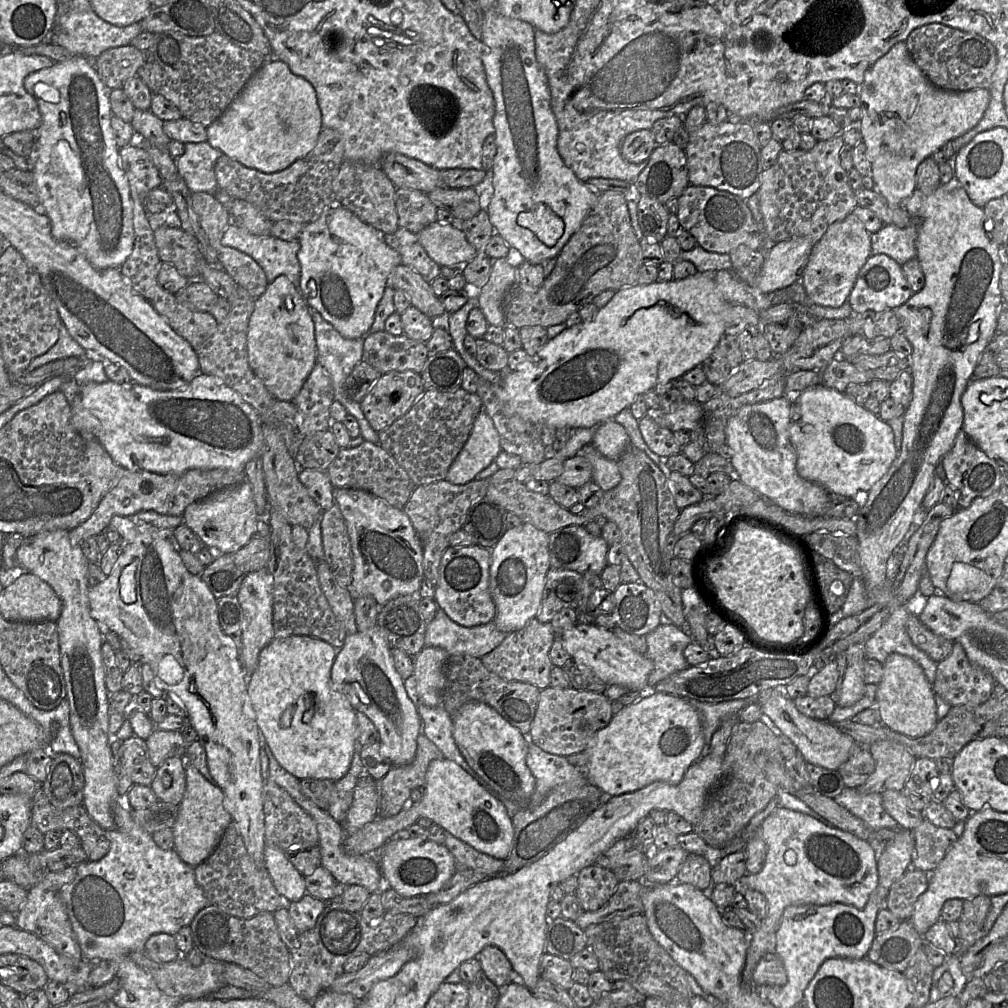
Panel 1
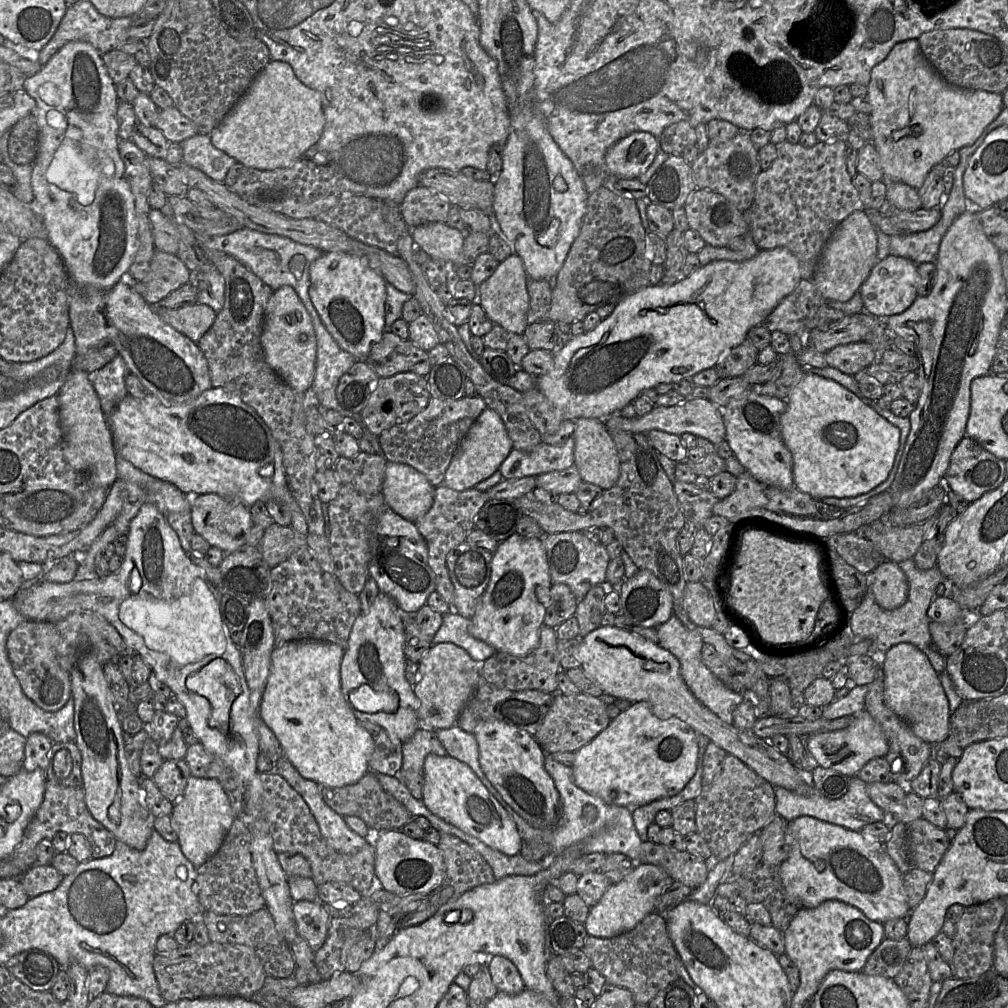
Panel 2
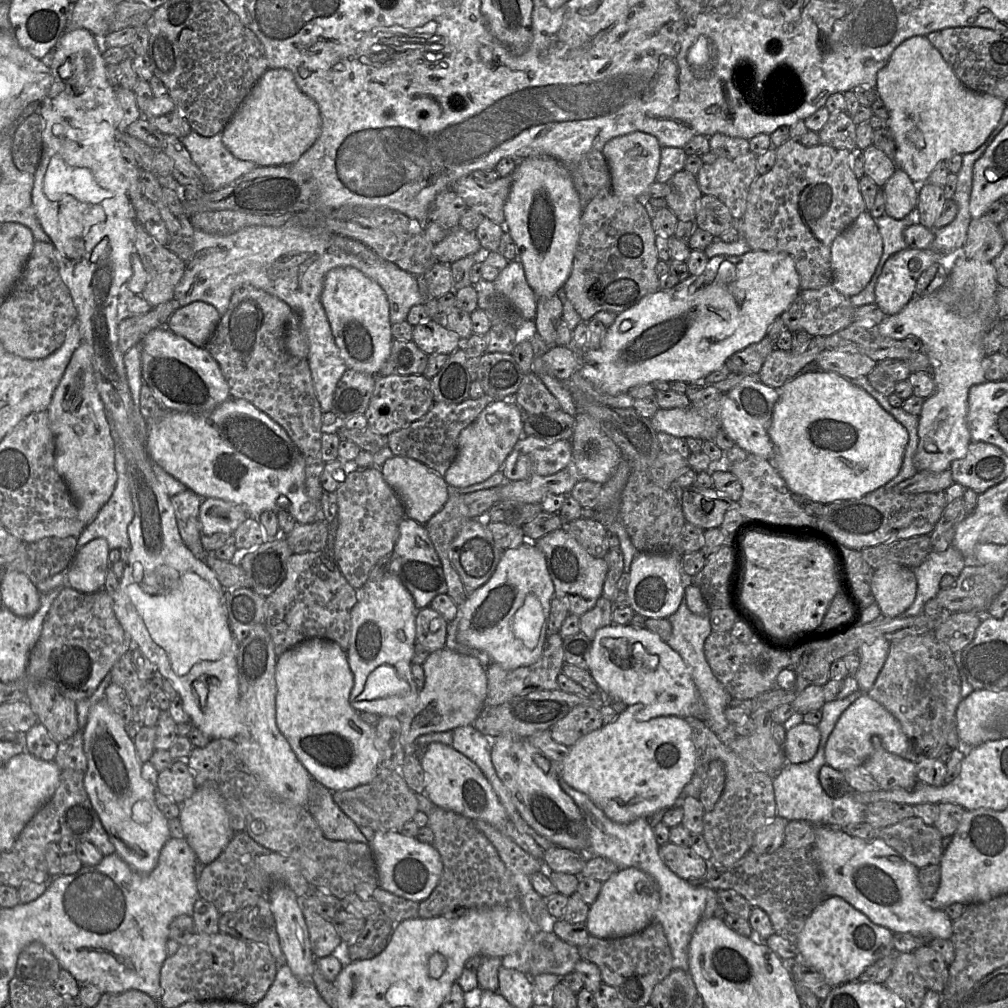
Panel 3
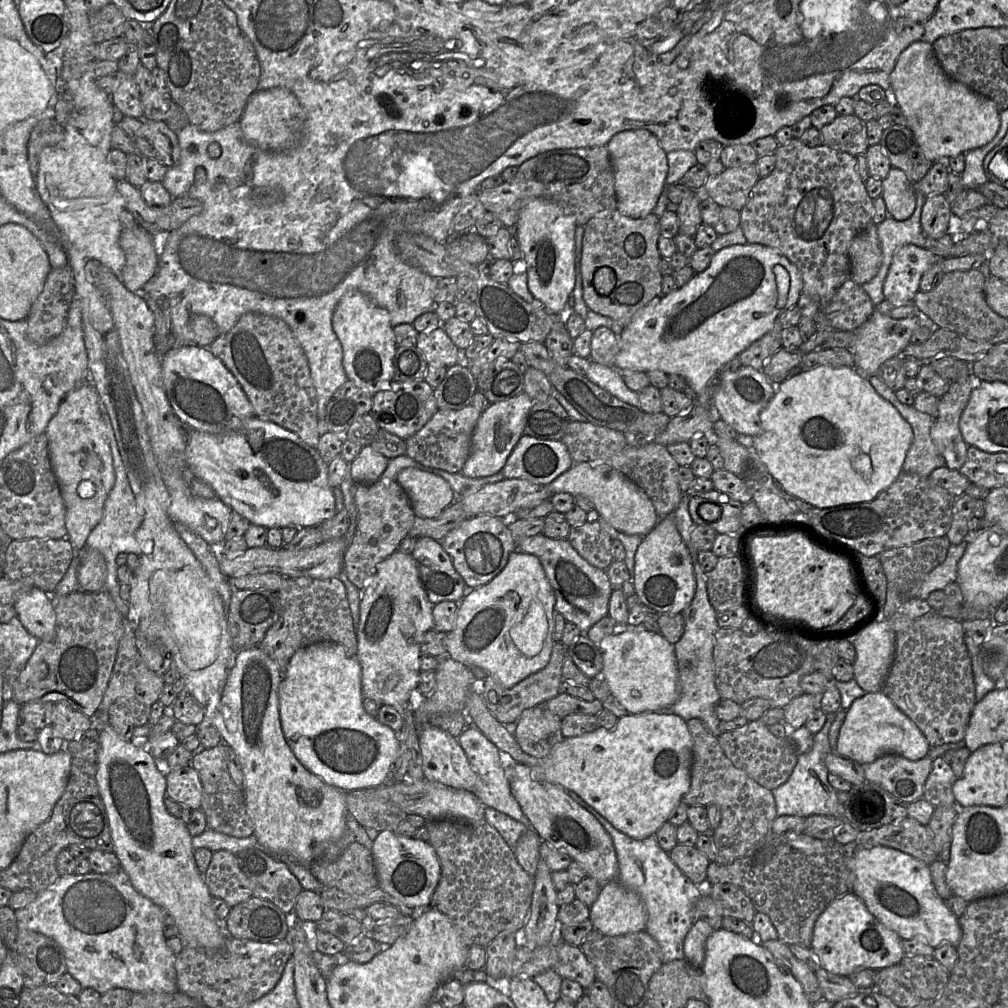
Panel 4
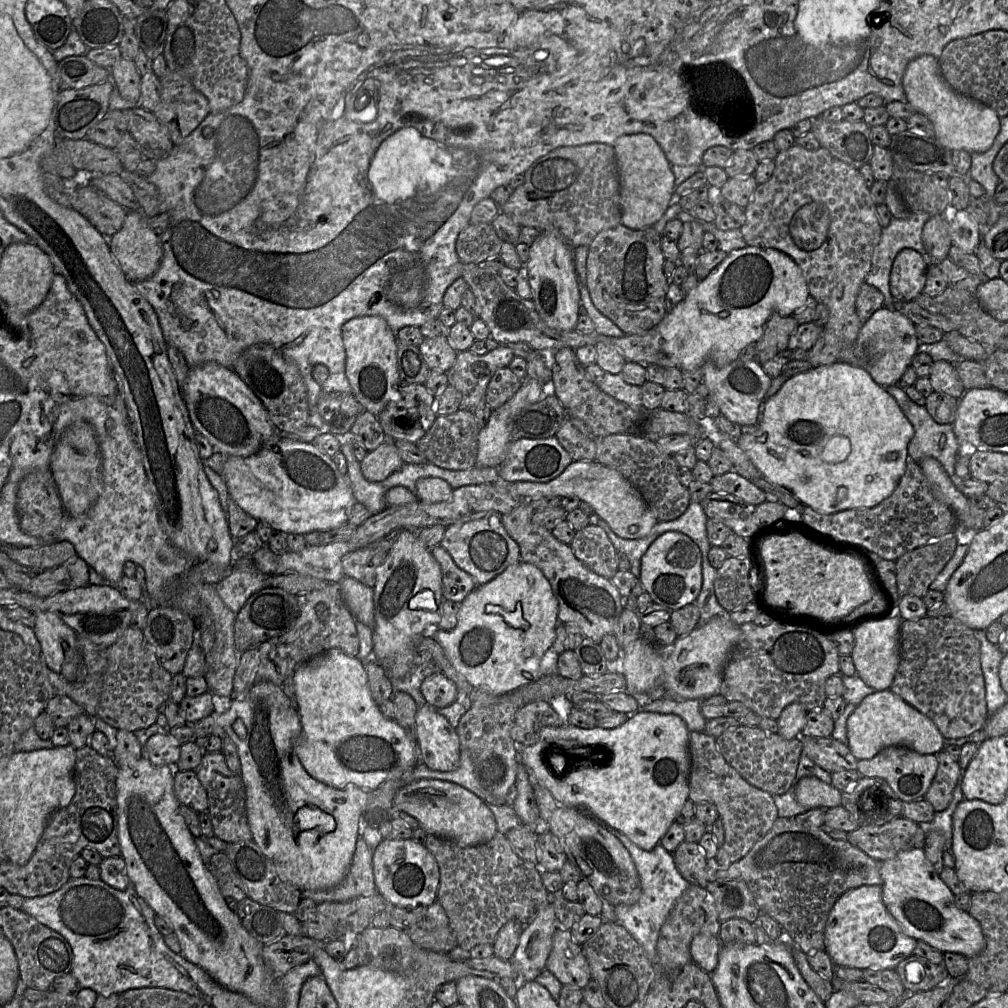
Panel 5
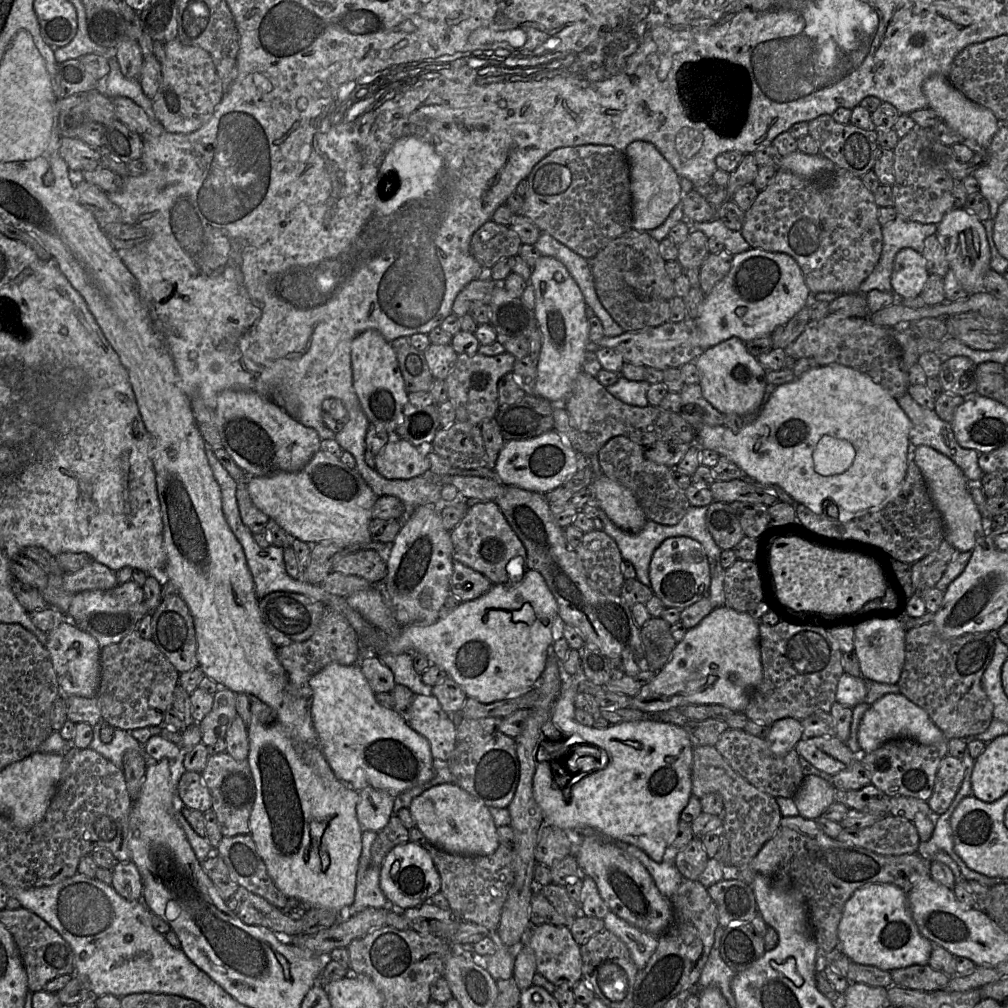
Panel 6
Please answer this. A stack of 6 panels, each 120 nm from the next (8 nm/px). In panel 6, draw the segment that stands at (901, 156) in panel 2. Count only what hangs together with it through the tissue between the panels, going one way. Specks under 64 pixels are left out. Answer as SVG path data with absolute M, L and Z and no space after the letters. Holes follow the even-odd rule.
M933 75L926 79L922 85L922 90L928 99L928 108L935 110L943 119L943 123L965 139L974 141L981 148L987 149L1001 125L1001 122L990 109L968 99L943 75Z

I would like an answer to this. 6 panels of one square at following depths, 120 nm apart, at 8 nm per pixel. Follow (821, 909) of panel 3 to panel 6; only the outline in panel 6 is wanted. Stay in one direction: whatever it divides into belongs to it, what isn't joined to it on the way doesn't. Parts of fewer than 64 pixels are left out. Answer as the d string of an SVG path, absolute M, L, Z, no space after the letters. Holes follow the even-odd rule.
M890 883L867 884L852 894L845 903L842 918L838 926L838 945L841 951L852 962L892 971L914 964L929 964L932 942L919 931L912 918L907 892L899 886Z

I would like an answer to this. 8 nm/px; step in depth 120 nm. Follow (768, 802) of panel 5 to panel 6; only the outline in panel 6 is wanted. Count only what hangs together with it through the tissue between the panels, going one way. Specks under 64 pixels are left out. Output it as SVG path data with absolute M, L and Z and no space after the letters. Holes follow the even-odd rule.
M715 746L693 748L691 793L697 798L717 792L723 799L723 825L720 834L729 842L730 862L738 868L746 868L760 849L775 834L782 818L775 797L760 791L727 763Z

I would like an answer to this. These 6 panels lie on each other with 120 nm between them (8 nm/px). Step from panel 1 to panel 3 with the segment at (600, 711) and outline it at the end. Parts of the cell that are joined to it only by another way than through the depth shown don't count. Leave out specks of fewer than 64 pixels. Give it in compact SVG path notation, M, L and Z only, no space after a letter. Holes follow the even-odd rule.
M577 705L549 730L554 741L570 748L580 738L602 726L604 724L600 709Z

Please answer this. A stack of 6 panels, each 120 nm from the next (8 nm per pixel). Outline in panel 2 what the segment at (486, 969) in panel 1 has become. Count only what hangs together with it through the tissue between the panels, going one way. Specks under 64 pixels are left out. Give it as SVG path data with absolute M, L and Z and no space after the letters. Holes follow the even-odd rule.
M499 955L483 958L483 963L485 959L491 974L492 982L498 991L509 995L517 995L525 989L522 977L512 961Z

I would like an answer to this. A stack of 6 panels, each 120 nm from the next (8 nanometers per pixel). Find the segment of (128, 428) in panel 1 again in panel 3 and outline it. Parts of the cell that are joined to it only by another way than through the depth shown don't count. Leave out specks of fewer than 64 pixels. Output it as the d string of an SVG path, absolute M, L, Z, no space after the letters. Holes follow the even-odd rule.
M230 397L213 411L206 414L191 414L185 412L169 411L168 414L156 422L148 425L146 449L151 461L162 467L167 473L184 484L187 489L193 491L199 497L217 498L242 507L249 516L256 517L263 511L277 512L284 510L288 512L297 524L309 524L323 520L323 512L320 504L314 502L305 490L305 460L297 446L292 442L286 431L267 414L260 411L248 401Z

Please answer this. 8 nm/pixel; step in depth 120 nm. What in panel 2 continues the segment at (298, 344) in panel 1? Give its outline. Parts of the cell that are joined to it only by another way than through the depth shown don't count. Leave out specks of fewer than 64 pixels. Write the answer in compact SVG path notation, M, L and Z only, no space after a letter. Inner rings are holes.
M289 285L274 290L267 302L261 345L267 364L295 392L305 393L311 388L316 362L315 330L311 316Z

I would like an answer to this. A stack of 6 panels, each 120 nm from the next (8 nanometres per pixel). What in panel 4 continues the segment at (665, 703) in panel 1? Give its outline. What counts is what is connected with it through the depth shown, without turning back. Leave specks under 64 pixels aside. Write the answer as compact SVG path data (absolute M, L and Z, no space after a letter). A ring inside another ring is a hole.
M483 681L476 682L467 694L466 715L512 763L522 763L542 770L545 778L577 793L585 802L609 821L617 830L636 840L643 840L656 833L668 821L672 812L682 801L691 784L693 740L687 721L671 712L648 712L627 714L618 718L611 729L598 727L581 736L564 738L543 758L525 753L517 742L511 727L501 724L488 709L483 697Z

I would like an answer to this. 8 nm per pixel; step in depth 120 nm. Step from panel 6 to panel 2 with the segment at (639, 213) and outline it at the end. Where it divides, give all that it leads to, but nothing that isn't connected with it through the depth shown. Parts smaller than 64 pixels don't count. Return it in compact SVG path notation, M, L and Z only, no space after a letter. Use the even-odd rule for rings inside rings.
M637 131L614 143L605 154L608 173L616 179L637 179L654 161L658 139Z

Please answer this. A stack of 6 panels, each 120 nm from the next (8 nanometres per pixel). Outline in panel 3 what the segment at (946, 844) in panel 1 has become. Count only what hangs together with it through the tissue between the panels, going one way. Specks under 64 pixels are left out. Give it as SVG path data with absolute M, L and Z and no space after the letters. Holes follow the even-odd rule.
M915 816L880 828L878 838L918 869L940 864L944 853L941 833Z

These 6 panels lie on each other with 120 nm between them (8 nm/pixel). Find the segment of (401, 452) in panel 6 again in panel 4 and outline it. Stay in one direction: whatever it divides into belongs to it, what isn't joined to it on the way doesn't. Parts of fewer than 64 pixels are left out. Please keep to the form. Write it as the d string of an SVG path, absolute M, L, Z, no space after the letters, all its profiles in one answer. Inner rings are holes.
M364 446L358 457L350 463L351 476L356 483L372 484L381 478L388 460L371 446Z

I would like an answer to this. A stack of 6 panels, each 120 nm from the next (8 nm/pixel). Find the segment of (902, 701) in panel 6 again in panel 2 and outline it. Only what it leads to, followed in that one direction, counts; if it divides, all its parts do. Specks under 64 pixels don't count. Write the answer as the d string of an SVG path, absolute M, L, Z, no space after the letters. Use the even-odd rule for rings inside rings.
M863 710L844 729L806 736L805 748L816 760L818 766L853 778L869 760L875 757L884 757L889 747L878 723L866 710Z

